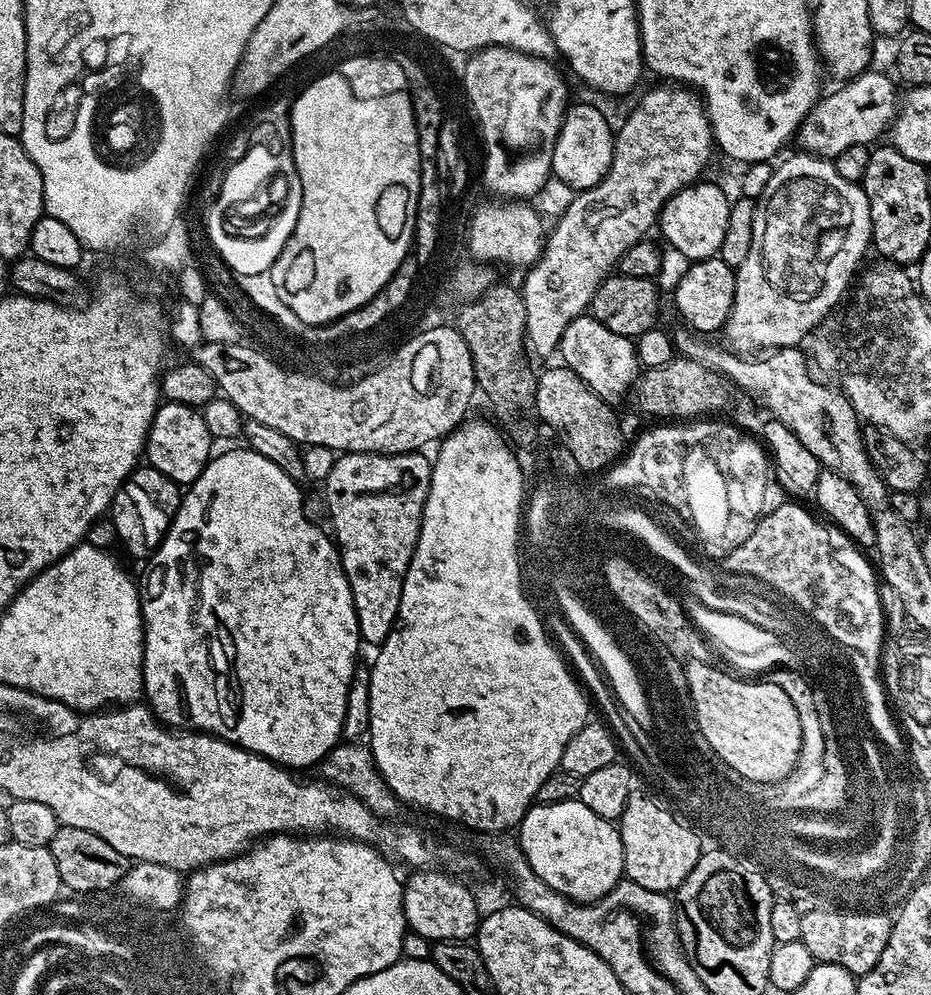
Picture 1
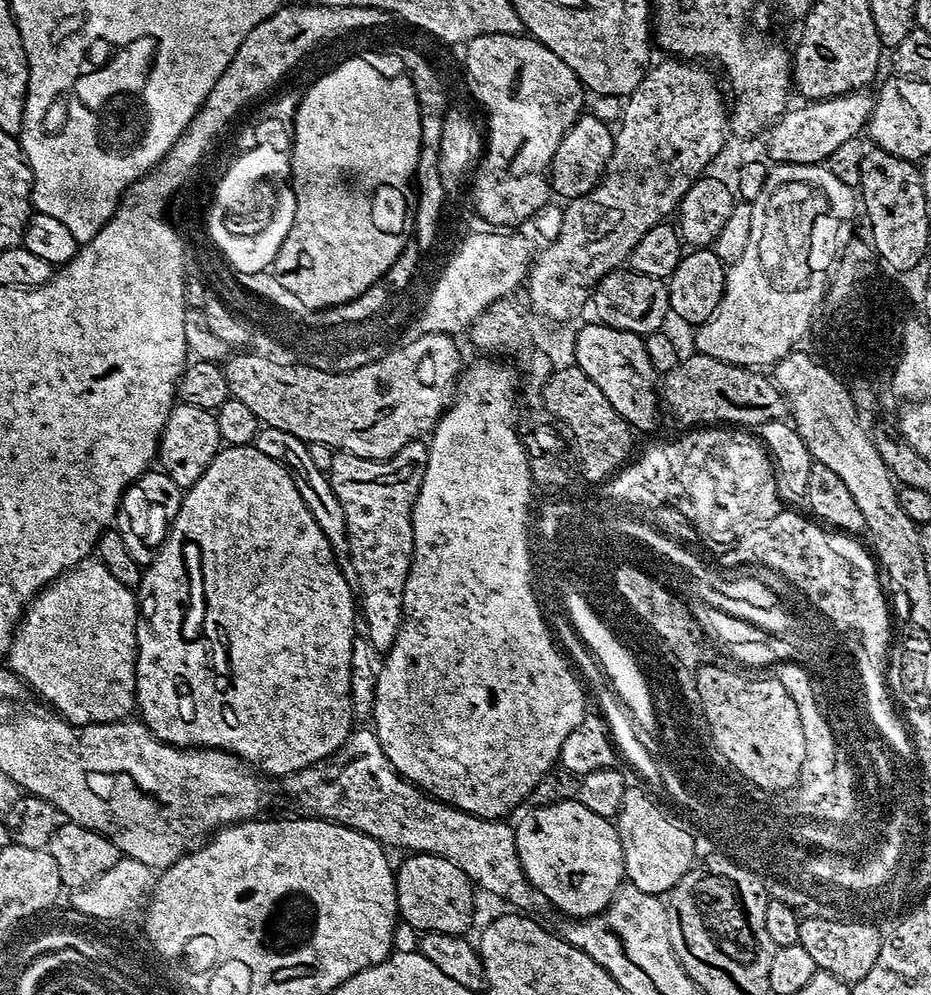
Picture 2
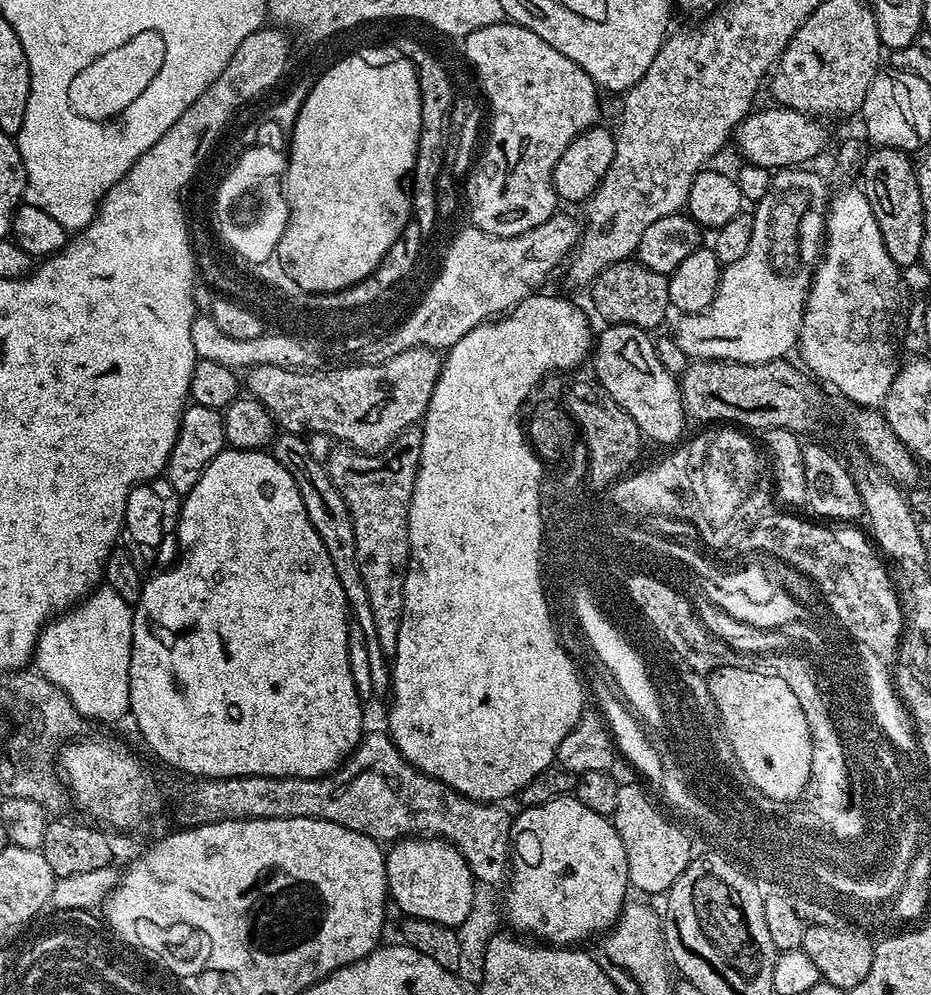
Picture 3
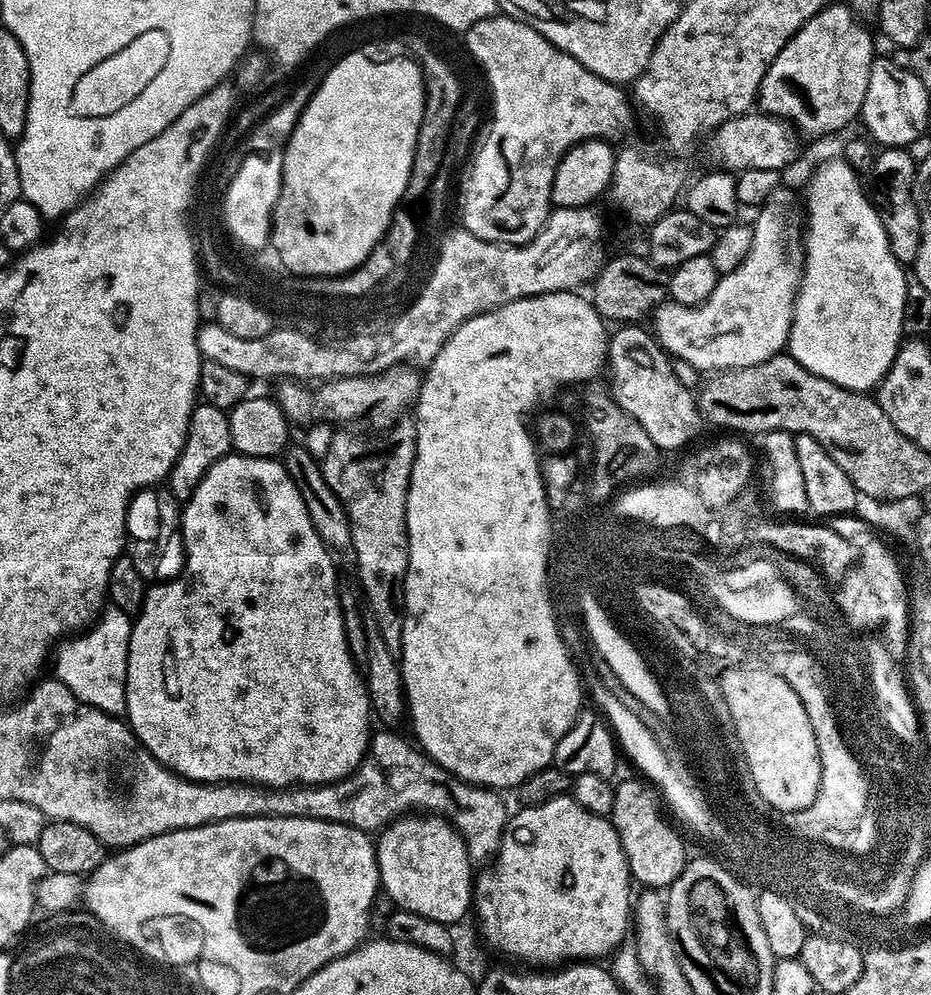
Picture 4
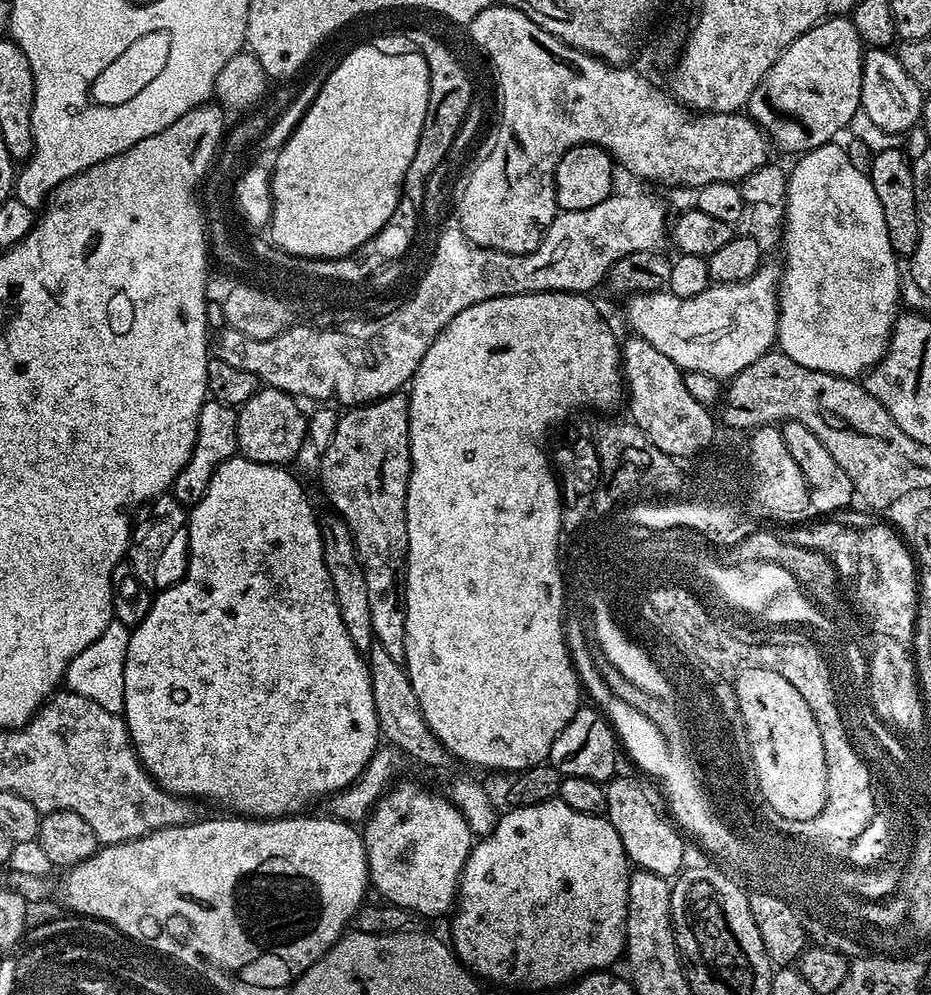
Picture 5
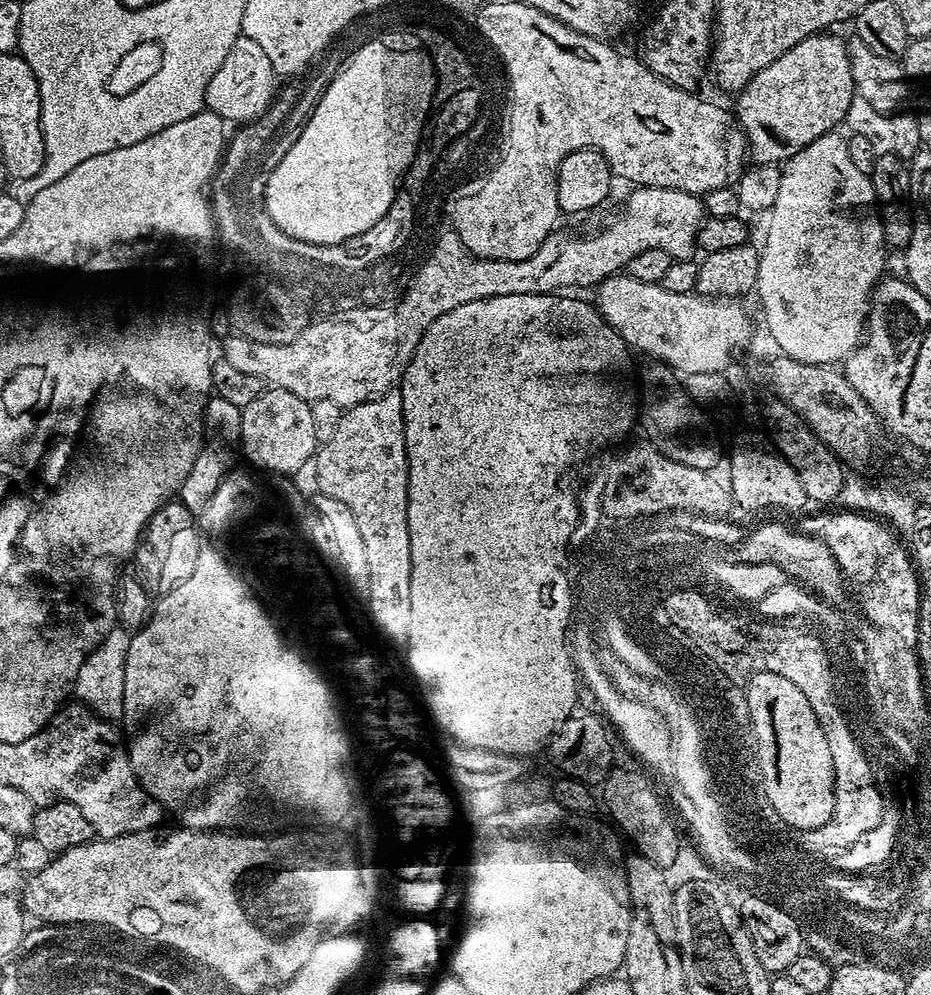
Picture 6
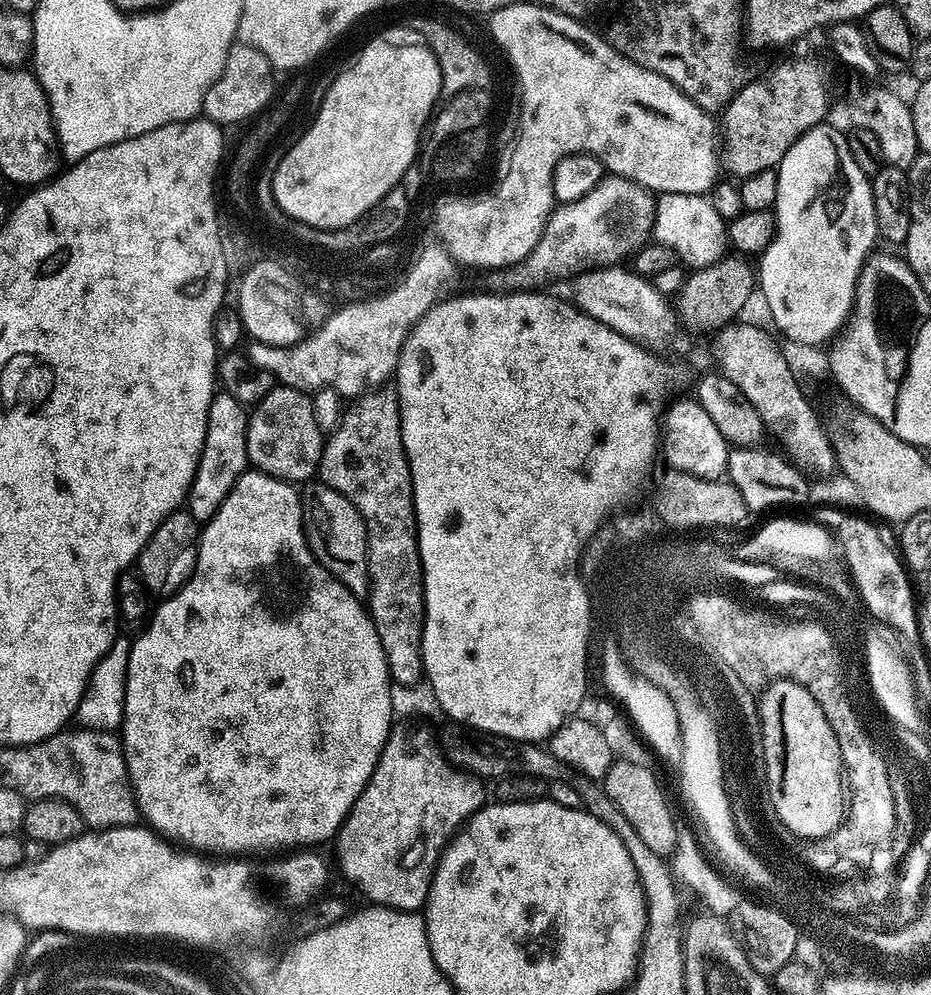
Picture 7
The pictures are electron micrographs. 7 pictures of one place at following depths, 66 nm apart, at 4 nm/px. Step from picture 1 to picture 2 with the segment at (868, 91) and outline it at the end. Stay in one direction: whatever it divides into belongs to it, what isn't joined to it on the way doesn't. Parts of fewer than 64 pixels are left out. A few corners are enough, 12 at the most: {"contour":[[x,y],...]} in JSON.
{"contour":[[867,91],[801,103],[767,129],[773,161],[824,164],[861,135]]}

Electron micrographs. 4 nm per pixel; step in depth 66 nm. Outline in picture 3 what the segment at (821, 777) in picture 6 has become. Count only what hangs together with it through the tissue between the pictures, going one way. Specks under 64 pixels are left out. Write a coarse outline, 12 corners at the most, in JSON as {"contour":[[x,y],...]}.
{"contour":[[748,666],[706,679],[744,776],[799,800],[813,779],[790,686]]}

